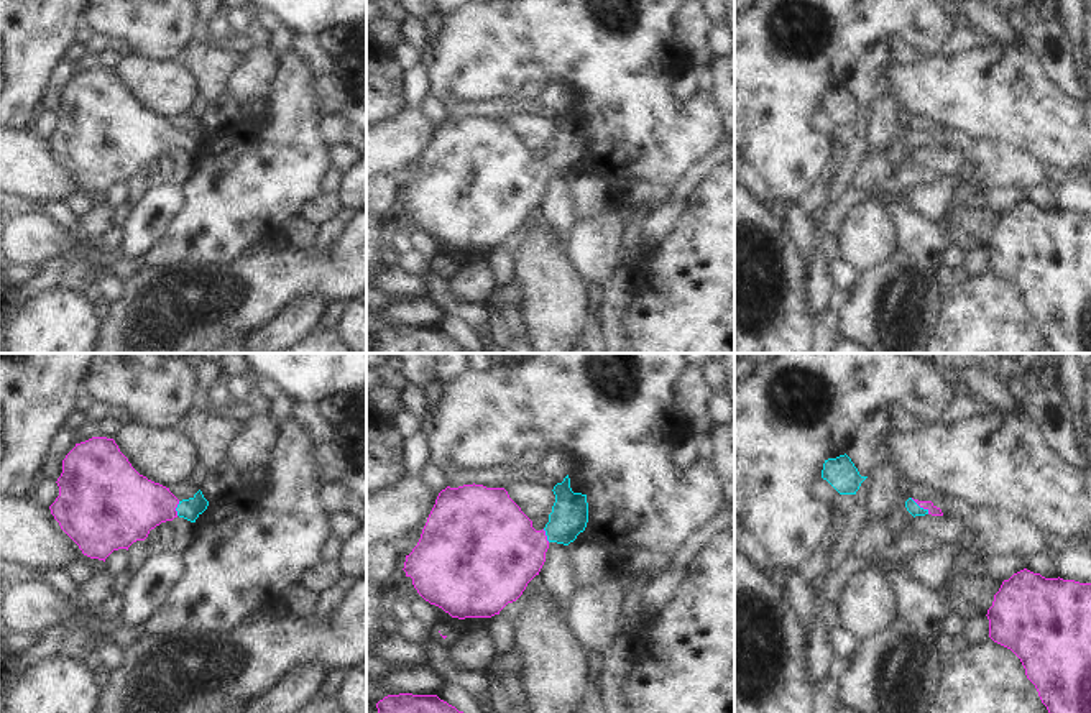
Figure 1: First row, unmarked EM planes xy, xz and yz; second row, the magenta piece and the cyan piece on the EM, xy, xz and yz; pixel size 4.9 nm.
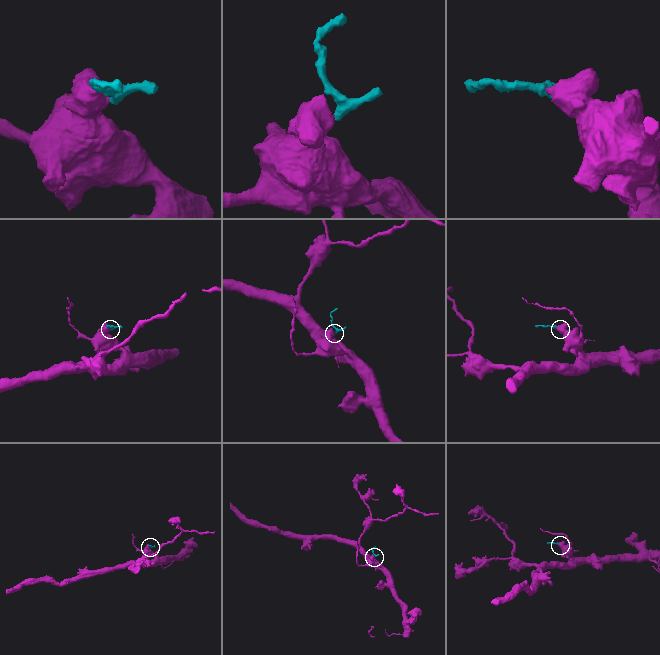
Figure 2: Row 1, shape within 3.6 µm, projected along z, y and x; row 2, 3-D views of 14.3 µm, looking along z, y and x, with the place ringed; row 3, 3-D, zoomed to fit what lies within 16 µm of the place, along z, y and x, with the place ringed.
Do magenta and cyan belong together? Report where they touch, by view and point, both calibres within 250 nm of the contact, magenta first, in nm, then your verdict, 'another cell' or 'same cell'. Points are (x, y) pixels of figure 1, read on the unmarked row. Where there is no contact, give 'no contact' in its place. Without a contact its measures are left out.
contact yz (920, 138); calibres 50 and 60 nm; same cell

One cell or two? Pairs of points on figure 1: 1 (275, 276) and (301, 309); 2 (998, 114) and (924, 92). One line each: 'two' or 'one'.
1: two
2: one

